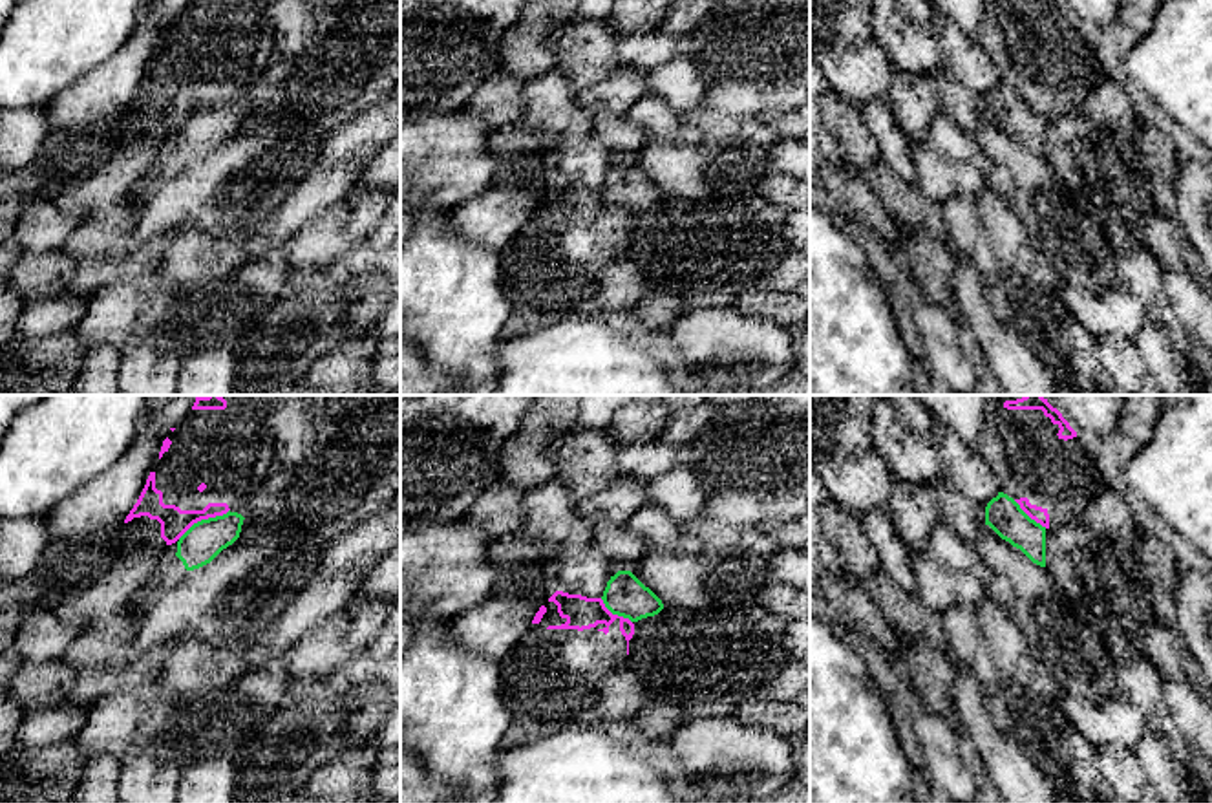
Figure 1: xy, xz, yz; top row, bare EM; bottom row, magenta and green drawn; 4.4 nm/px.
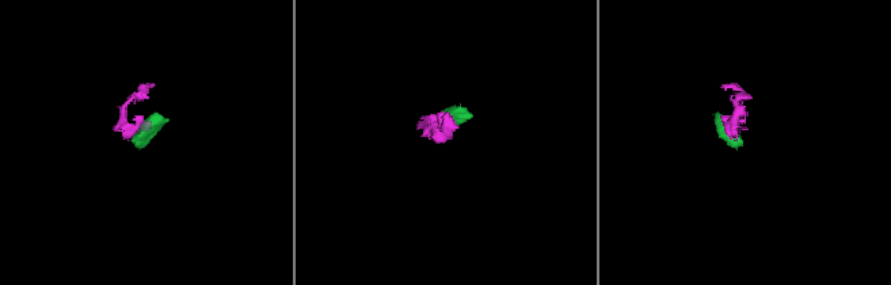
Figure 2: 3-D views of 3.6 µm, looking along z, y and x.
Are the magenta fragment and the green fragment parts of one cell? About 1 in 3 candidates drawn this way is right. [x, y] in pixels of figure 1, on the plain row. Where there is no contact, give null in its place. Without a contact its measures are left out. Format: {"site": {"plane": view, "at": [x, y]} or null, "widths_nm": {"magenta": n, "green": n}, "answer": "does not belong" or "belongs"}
{"site": {"plane": "xy", "at": [203, 108]}, "widths_nm": {"magenta": 130, "green": 170}, "answer": "does not belong"}

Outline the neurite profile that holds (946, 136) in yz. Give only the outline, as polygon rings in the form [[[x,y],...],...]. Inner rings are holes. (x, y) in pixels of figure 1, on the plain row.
[[[938,112],[929,126],[927,141],[930,146],[947,159],[967,161],[980,168],[989,170],[987,157],[980,150],[974,137],[963,132],[945,112]]]

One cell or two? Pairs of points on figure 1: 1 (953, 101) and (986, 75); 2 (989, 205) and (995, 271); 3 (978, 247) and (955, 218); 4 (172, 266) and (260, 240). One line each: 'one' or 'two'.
1: two
2: two
3: one
4: two

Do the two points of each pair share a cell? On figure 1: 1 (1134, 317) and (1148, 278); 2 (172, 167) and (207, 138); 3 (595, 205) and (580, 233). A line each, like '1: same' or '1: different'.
1: different
2: same
3: same

